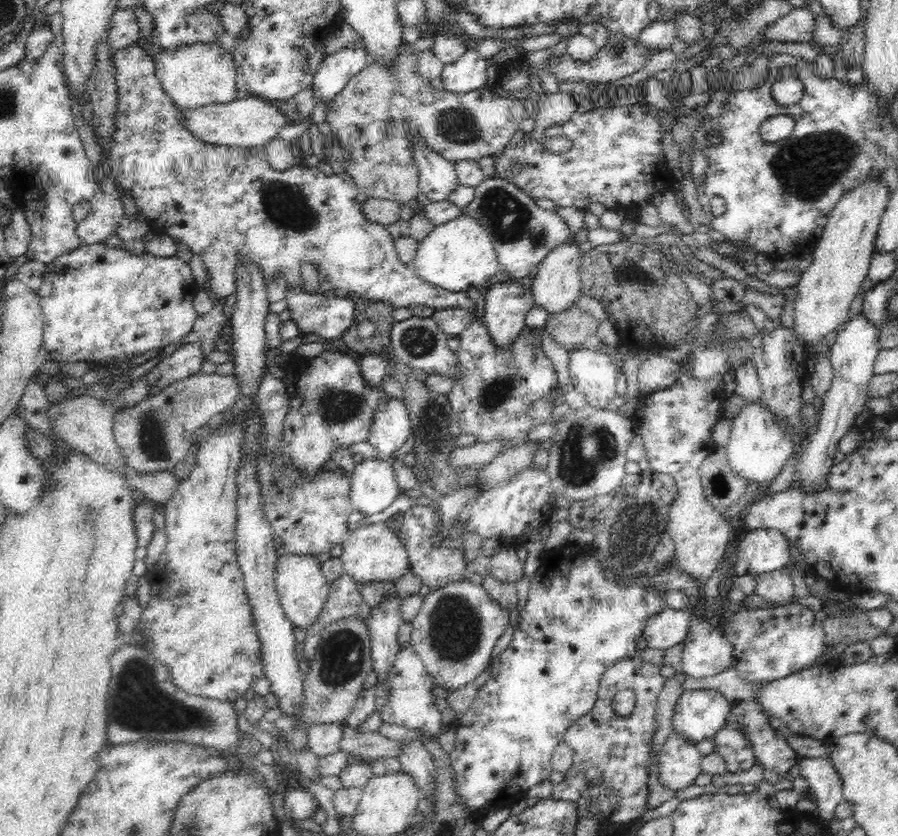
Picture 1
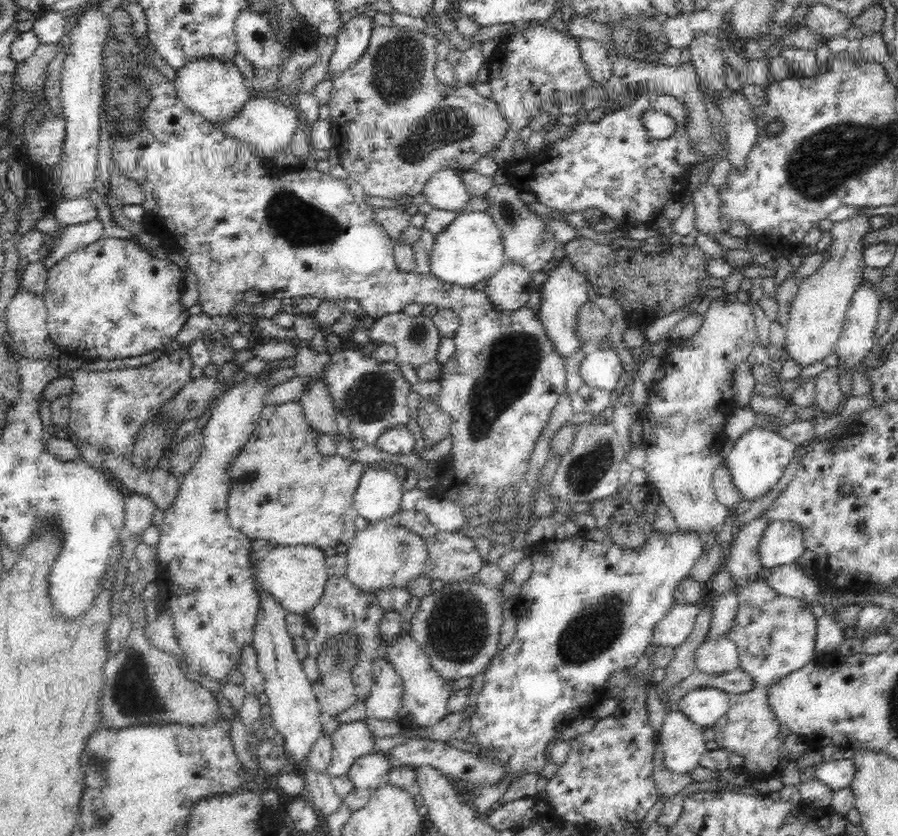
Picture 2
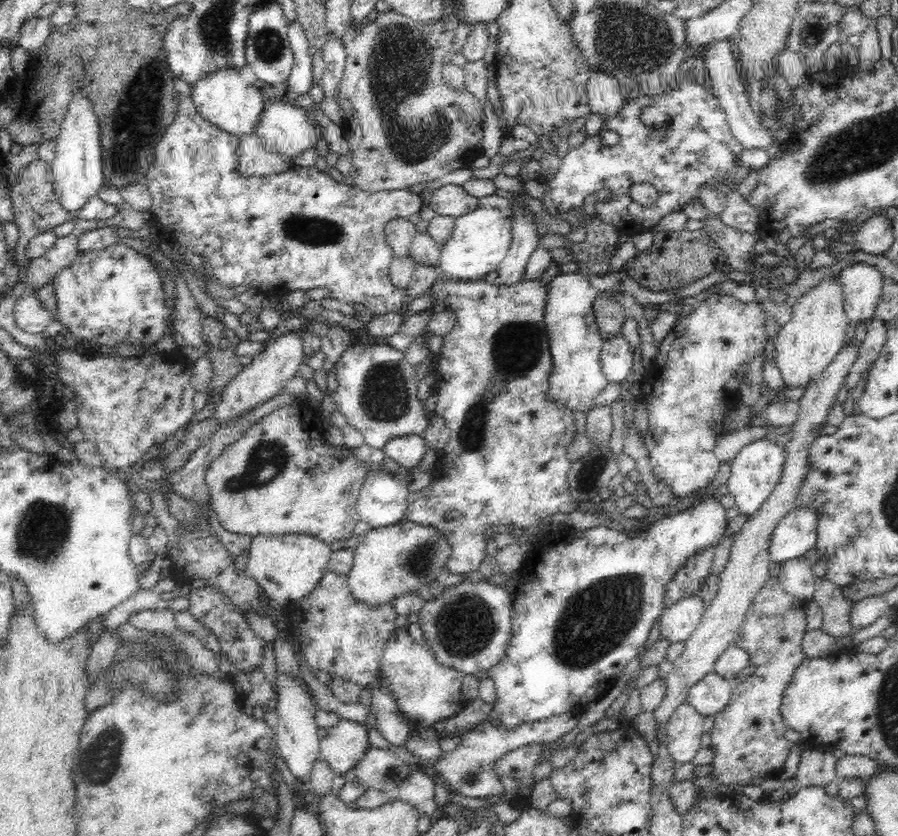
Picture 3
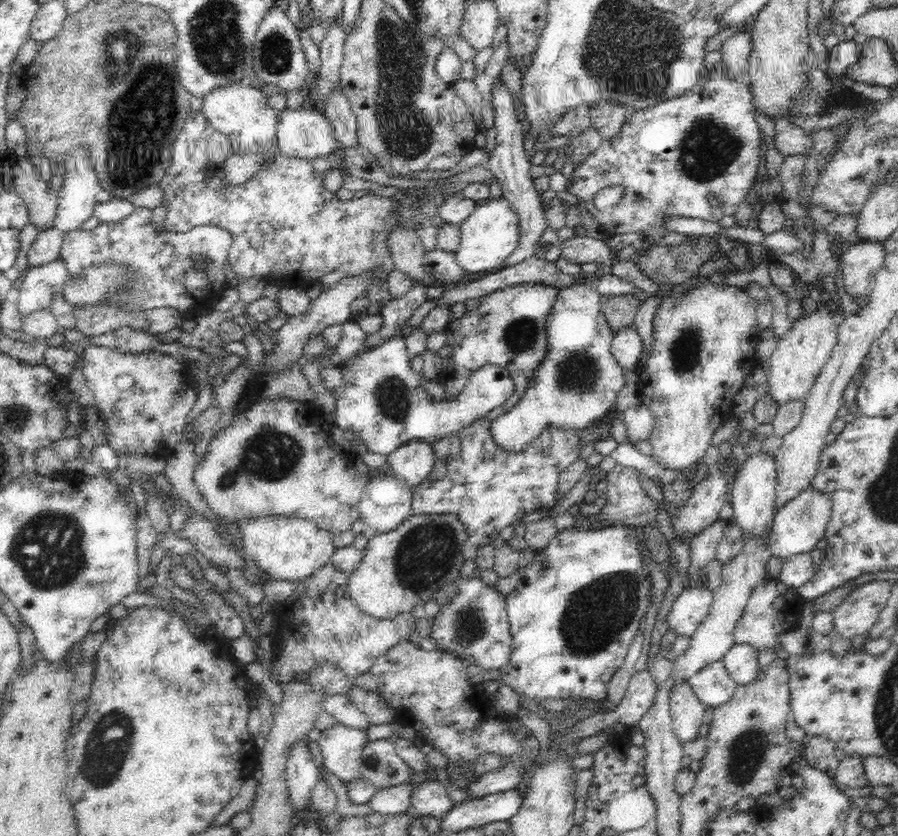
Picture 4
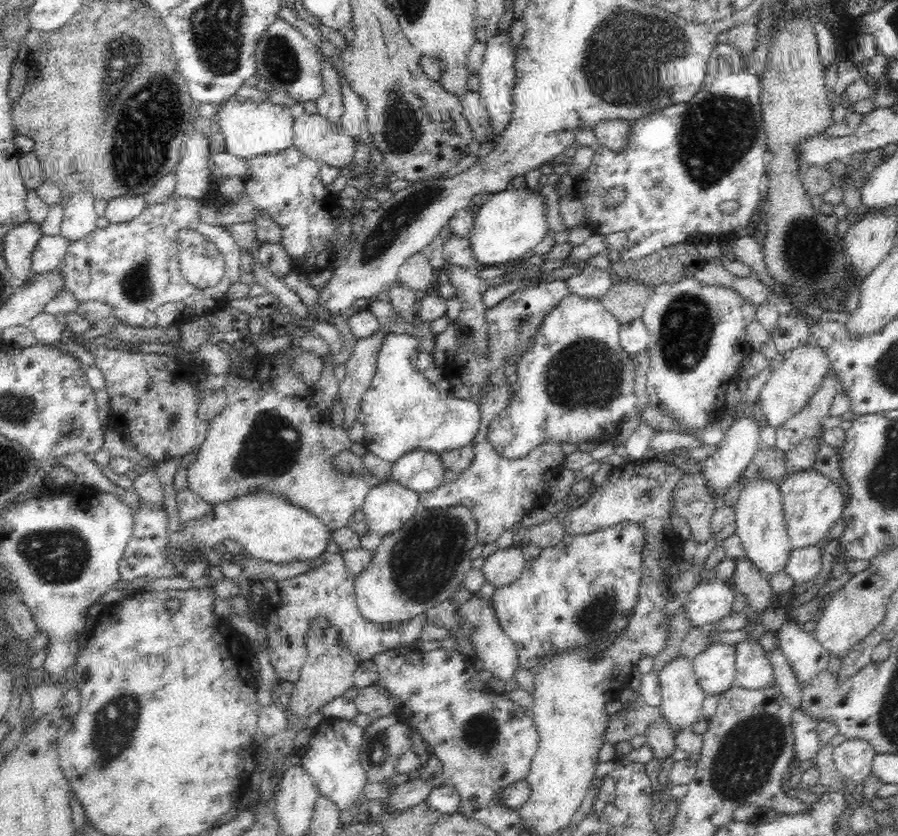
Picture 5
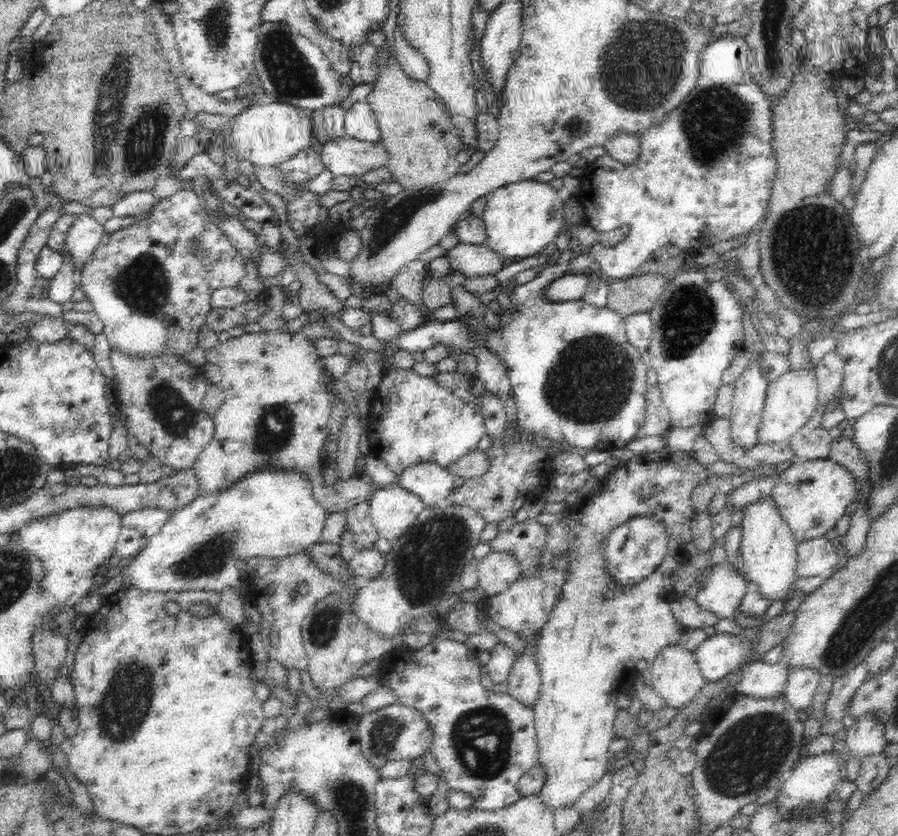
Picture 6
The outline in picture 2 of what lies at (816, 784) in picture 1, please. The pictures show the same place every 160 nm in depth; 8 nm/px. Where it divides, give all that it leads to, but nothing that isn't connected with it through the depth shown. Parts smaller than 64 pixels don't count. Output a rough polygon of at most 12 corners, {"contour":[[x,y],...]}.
{"contour":[[847,754],[816,765],[814,778],[835,793],[856,774]]}

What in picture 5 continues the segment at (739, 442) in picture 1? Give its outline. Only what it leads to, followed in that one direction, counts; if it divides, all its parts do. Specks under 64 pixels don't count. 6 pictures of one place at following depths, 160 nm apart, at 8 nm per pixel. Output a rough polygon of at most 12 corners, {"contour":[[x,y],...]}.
{"contour":[[750,480],[735,533],[766,577],[792,552],[779,481]]}

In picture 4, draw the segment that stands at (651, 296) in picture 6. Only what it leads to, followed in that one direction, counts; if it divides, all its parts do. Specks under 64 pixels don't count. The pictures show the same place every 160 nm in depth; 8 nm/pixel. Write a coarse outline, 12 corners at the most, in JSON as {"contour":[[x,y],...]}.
{"contour":[[635,292],[601,295],[602,314],[614,331],[632,325]]}

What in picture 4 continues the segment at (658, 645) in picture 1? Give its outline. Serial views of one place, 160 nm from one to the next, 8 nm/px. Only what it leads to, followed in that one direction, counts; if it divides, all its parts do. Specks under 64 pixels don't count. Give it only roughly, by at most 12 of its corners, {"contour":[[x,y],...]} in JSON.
{"contour":[[684,588],[668,615],[669,630],[692,637],[708,617],[714,592]]}

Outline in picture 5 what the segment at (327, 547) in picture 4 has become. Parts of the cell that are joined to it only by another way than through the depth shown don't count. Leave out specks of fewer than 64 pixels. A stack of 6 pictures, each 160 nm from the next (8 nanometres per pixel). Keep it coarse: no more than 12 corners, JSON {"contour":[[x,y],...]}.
{"contour":[[270,491],[212,505],[170,536],[276,564],[322,557],[331,531]]}

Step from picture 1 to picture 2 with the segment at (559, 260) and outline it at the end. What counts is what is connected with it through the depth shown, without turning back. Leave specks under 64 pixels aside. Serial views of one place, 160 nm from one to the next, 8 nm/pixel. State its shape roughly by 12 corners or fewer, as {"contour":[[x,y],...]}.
{"contour":[[565,258],[540,289],[540,316],[564,358],[587,345],[576,316],[586,277]]}

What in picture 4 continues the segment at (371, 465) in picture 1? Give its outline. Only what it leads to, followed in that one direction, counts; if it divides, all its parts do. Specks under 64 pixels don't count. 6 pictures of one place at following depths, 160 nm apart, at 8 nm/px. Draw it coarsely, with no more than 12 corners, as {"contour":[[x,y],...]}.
{"contour":[[395,476],[364,487],[359,518],[370,533],[413,515],[412,488]]}

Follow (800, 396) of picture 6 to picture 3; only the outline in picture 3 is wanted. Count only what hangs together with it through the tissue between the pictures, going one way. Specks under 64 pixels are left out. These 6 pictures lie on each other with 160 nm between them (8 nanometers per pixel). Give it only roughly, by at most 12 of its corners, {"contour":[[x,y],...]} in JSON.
{"contour":[[825,278],[790,301],[774,343],[787,388],[808,385],[843,347],[843,288]]}

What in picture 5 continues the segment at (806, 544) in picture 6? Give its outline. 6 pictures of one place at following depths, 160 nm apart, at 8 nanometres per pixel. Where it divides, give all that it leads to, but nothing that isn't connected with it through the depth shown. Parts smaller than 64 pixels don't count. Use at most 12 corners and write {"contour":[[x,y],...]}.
{"contour":[[822,549],[790,552],[784,571],[796,584],[815,578]]}

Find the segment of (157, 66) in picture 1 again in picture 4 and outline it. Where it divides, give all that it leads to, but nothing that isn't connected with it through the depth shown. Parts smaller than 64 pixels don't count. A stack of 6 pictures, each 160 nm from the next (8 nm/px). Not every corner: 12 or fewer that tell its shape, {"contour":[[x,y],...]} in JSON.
{"contour":[[256,83],[206,94],[201,112],[235,151],[275,144],[278,113]]}

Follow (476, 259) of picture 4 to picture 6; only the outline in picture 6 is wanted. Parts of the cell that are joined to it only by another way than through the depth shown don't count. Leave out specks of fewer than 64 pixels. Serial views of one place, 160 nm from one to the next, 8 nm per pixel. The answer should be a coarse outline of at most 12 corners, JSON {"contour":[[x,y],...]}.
{"contour":[[535,179],[488,196],[483,244],[534,256],[565,222],[562,193]]}

